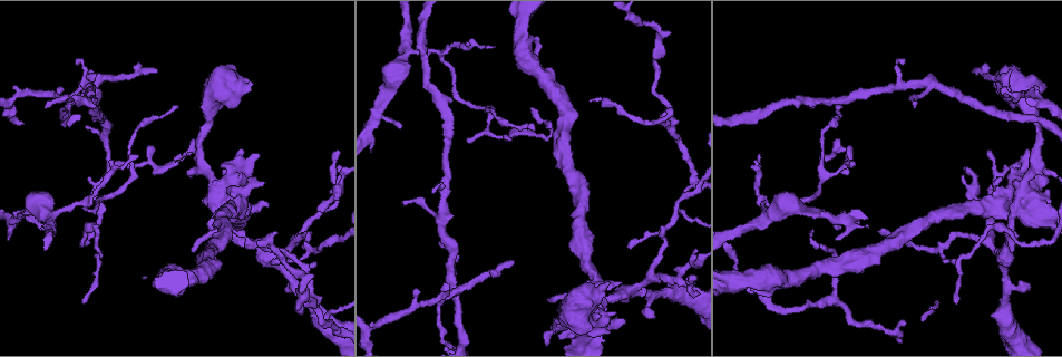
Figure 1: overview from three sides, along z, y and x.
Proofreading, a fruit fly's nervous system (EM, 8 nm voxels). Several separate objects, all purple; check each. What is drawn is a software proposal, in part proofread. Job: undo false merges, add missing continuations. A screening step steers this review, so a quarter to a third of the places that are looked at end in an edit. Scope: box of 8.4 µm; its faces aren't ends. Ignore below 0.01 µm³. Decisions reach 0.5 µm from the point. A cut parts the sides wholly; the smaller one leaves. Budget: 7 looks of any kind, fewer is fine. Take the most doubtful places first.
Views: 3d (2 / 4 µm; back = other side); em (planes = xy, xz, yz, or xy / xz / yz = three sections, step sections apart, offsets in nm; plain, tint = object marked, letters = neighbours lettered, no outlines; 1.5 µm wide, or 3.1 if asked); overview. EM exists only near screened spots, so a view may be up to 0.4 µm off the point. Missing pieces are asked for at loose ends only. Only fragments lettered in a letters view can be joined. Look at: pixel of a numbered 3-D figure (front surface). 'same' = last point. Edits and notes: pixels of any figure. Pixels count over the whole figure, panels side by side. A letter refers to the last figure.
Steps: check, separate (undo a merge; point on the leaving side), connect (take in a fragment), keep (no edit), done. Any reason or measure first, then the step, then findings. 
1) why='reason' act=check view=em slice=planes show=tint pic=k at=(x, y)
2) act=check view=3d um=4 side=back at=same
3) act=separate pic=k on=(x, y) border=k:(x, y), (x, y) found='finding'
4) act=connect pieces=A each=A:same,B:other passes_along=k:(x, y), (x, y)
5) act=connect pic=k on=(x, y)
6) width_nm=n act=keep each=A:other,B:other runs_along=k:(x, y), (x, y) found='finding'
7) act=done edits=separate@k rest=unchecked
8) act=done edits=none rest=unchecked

why='free end' act=check view=em slice=xy step=8 show=letters pic=1 at=(972, 71)

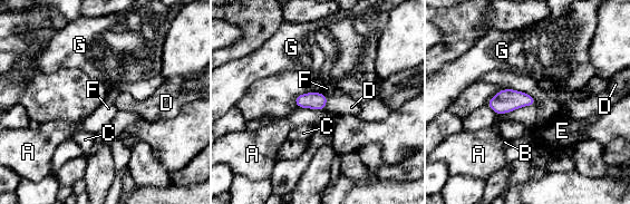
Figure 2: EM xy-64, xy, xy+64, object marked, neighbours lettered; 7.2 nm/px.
longest_contact=A:320nm act=connect pieces=D each=A:other,B:other,C:other,D:same,E:other,F:other,G:other passes_along=2:(314, 100), (326, 103), (340, 105) found='it goes on there'

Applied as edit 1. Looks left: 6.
why='an open end' act=check view=3d um=4 pic=1 at=(840, 225)

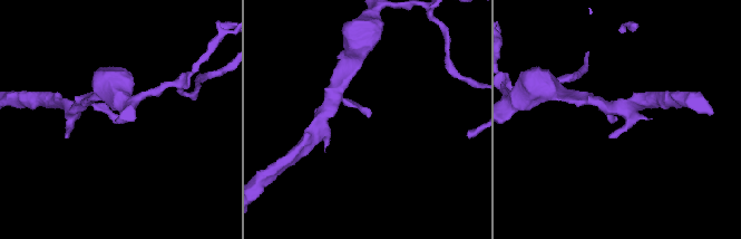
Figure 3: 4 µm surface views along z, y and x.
act=check view=em slice=xz step=8 show=letters pic=3 at=(616, 118)

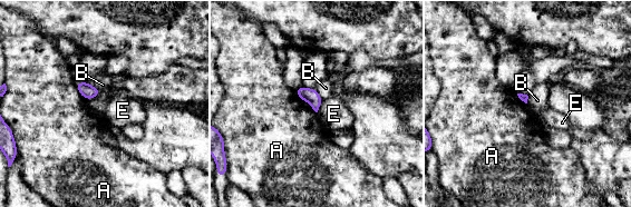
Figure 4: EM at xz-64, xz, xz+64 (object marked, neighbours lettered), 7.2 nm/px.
longest_contact=A:240nm act=keep each=A:other,B:other,E:other found='none of them fits'

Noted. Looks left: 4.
why='tapers out' act=check view=em slice=xz step=8 show=tint pic=1 at=(758, 155)

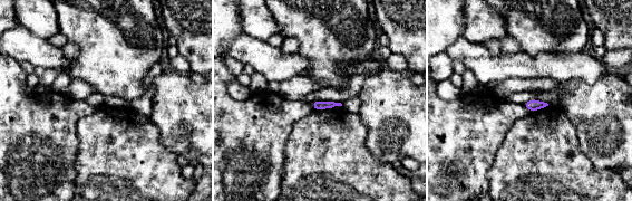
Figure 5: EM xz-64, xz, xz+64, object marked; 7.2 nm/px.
why='cut it another way' act=check view=em slice=xy step=4 show=letters at=same

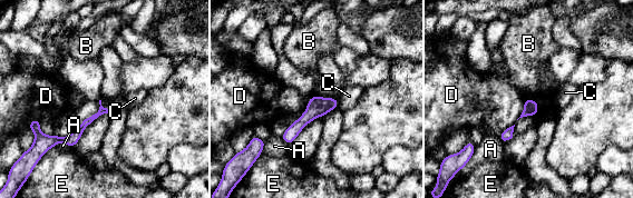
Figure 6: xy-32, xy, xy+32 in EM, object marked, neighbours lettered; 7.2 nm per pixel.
longest_contact=B:160nm act=keep each=A:other,B:other,C:other,D:other,E:other border=6:(525, 98), (536, 101), (536, 116) found='none of them fits'

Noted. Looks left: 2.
act=done edits=connect@2 rest=unchecked

